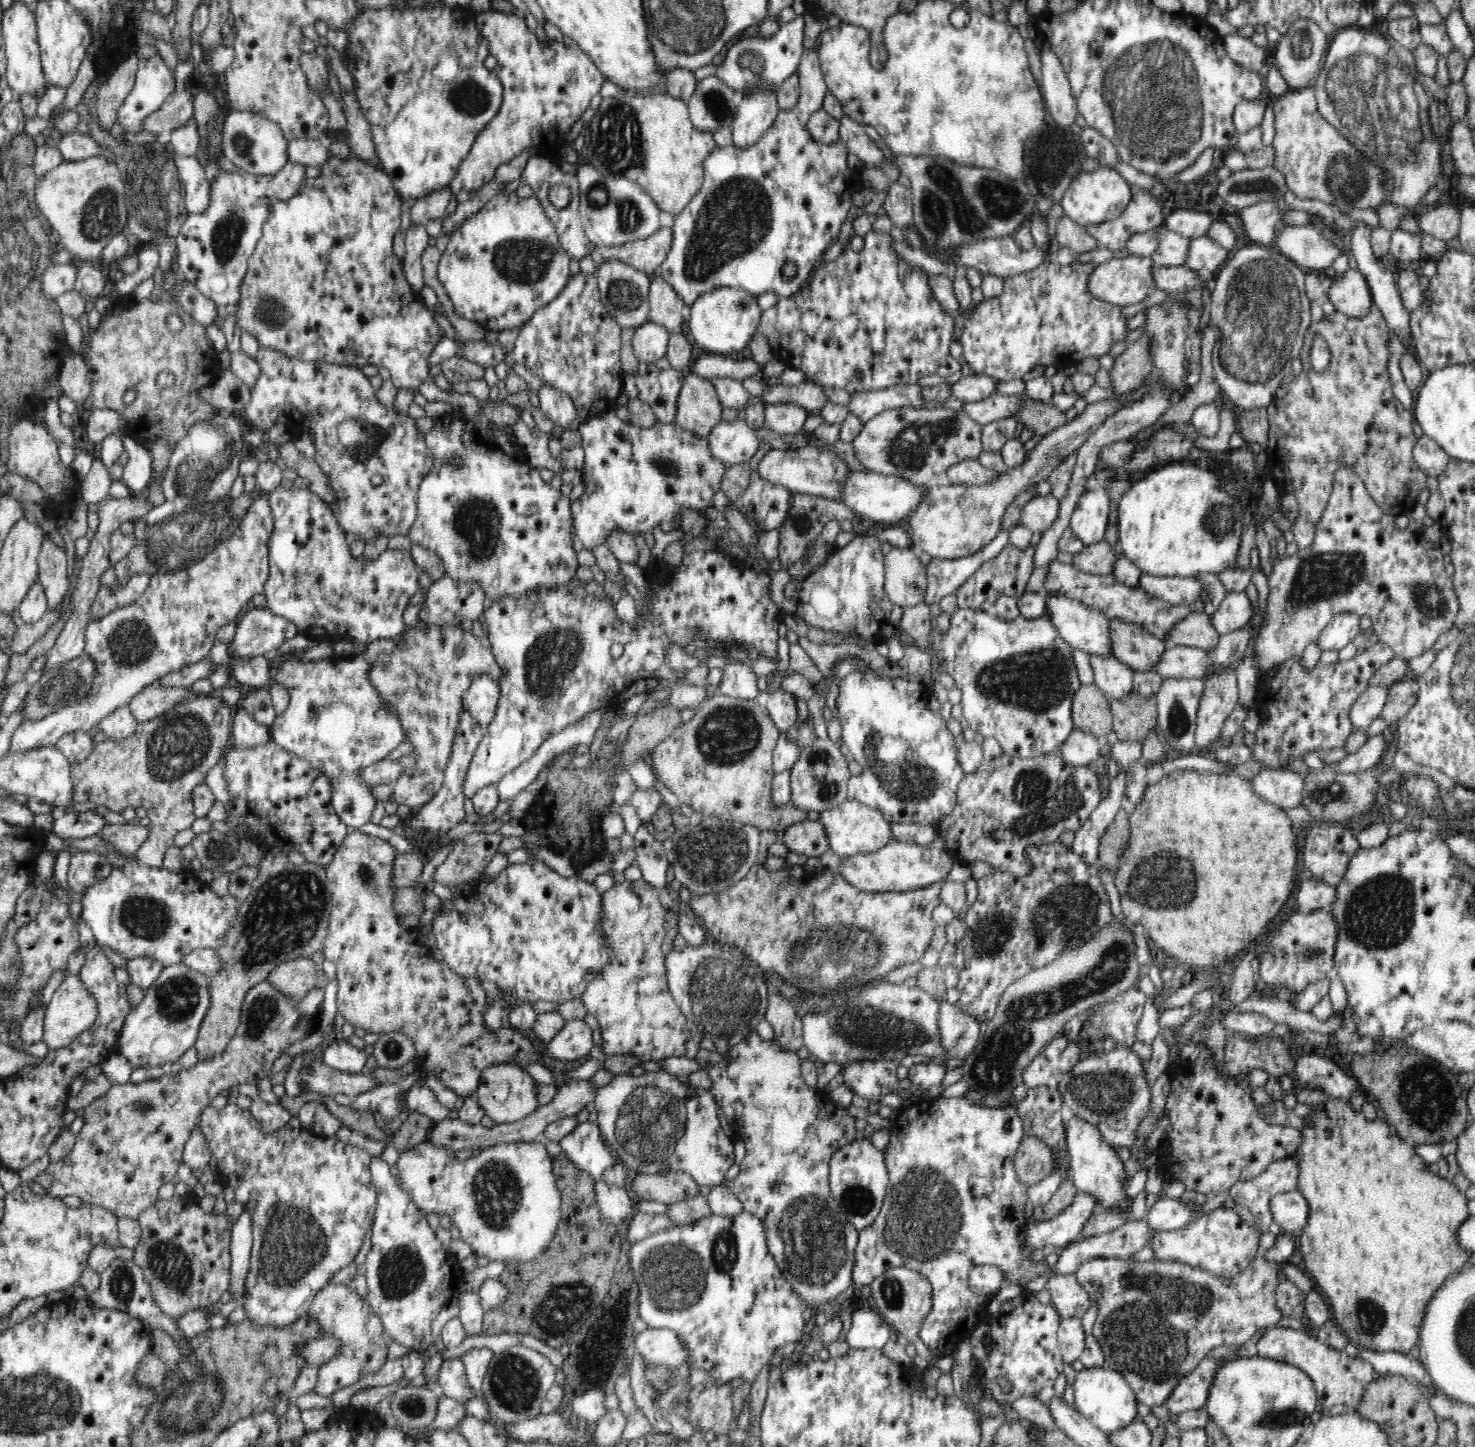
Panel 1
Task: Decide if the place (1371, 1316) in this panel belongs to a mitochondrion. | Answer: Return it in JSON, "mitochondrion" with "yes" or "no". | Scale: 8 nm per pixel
{"mitochondrion":"yes"}

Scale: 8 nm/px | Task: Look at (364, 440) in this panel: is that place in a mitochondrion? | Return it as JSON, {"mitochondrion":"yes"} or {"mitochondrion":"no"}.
{"mitochondrion":"yes"}

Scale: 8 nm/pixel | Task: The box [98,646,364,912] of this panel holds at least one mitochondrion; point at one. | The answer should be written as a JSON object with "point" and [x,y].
{"point":[182,743]}

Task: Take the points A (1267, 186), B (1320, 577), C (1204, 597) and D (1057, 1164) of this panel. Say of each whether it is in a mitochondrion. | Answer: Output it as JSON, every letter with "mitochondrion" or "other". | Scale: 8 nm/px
{"A":"mitochondrion","B":"mitochondrion","C":"other","D":"other"}

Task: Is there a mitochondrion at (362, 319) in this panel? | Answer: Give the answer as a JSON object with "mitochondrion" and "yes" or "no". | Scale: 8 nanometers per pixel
{"mitochondrion":"no"}

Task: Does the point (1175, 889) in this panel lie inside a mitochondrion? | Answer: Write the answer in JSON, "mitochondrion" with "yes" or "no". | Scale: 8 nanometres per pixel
{"mitochondrion":"yes"}

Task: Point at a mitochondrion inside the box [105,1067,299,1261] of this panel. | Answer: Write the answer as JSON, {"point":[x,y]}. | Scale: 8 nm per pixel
{"point":[142,1107]}

